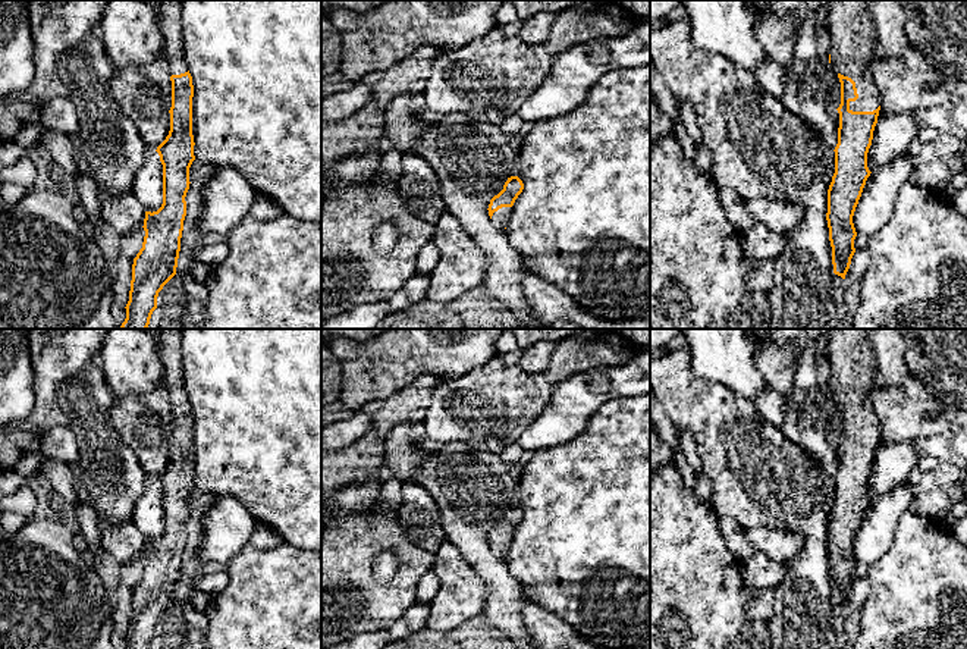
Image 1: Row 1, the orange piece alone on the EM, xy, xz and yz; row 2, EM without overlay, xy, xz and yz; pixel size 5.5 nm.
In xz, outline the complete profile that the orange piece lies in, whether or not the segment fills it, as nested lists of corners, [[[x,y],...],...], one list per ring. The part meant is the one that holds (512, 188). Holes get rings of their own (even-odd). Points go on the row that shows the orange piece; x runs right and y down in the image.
[[[511,176],[505,182],[503,189],[490,200],[487,210],[496,228],[505,231],[509,223],[512,206],[522,189],[522,181],[518,176]]]

